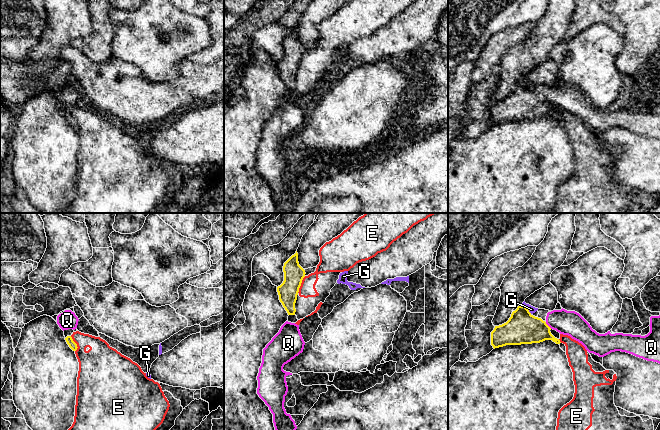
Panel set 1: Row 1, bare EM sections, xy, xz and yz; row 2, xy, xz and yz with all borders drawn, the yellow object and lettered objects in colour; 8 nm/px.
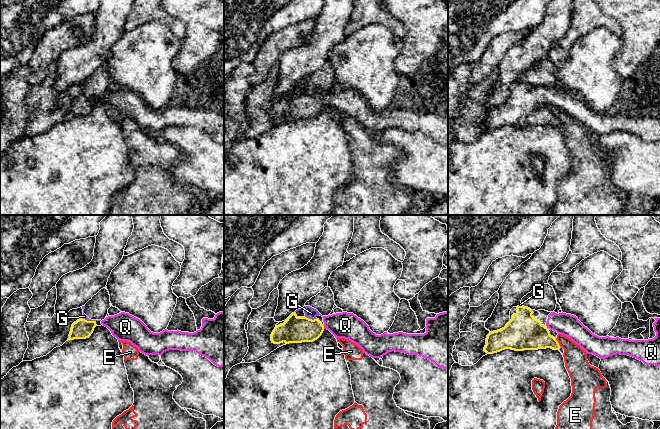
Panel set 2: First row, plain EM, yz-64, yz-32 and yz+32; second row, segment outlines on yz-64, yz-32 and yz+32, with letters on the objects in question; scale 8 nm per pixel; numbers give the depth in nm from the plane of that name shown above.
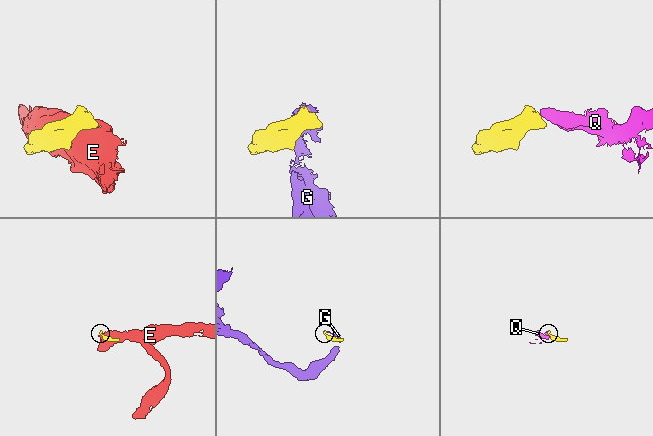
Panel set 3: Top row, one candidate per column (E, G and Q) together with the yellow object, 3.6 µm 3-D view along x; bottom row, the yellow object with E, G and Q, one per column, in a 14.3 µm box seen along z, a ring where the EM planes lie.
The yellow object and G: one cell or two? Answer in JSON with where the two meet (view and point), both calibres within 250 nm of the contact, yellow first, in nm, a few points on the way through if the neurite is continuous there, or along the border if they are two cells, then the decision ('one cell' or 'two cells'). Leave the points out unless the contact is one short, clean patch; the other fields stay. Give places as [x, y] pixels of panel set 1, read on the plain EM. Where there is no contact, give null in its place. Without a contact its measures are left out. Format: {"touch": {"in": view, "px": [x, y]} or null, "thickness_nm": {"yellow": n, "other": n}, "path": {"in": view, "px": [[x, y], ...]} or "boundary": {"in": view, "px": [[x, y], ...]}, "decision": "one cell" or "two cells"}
{"touch": {"in": "yz", "px": [526, 84]}, "thickness_nm": {"yellow": 260, "other": 50}, "boundary": {"in": "yz", "px": [[521, 80], [531, 89]]}, "decision": "two cells"}

